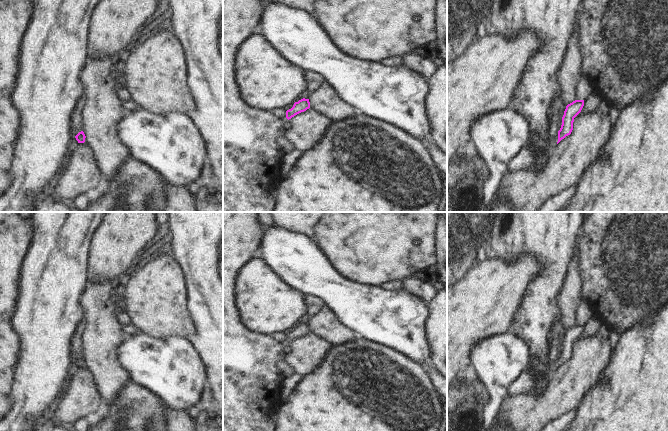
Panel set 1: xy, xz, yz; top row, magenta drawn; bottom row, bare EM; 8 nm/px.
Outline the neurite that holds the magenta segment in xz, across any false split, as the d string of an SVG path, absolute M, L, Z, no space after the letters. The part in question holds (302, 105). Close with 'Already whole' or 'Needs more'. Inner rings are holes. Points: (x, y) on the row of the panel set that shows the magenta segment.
M308 73L308 90L304 94L304 98L295 102L293 107L286 111L286 118L289 120L295 115L306 111L310 108L309 98L311 95L319 90L321 86L326 83L326 78L319 73Z. Needs more.

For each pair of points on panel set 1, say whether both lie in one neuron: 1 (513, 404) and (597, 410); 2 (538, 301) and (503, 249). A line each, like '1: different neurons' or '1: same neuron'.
1: different neurons
2: same neuron

